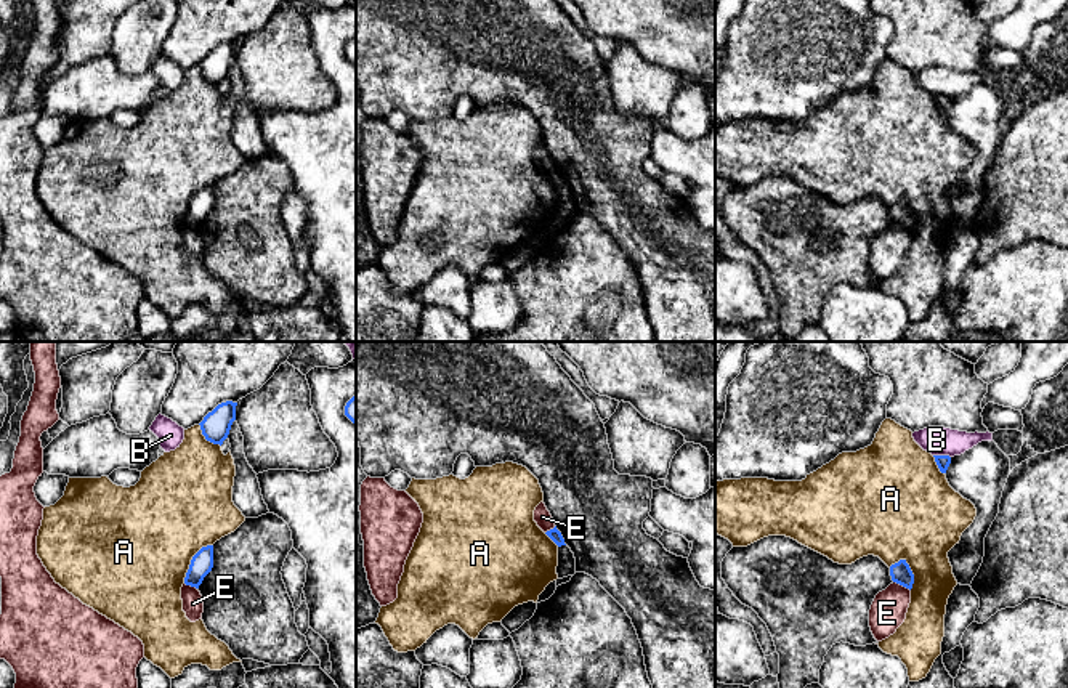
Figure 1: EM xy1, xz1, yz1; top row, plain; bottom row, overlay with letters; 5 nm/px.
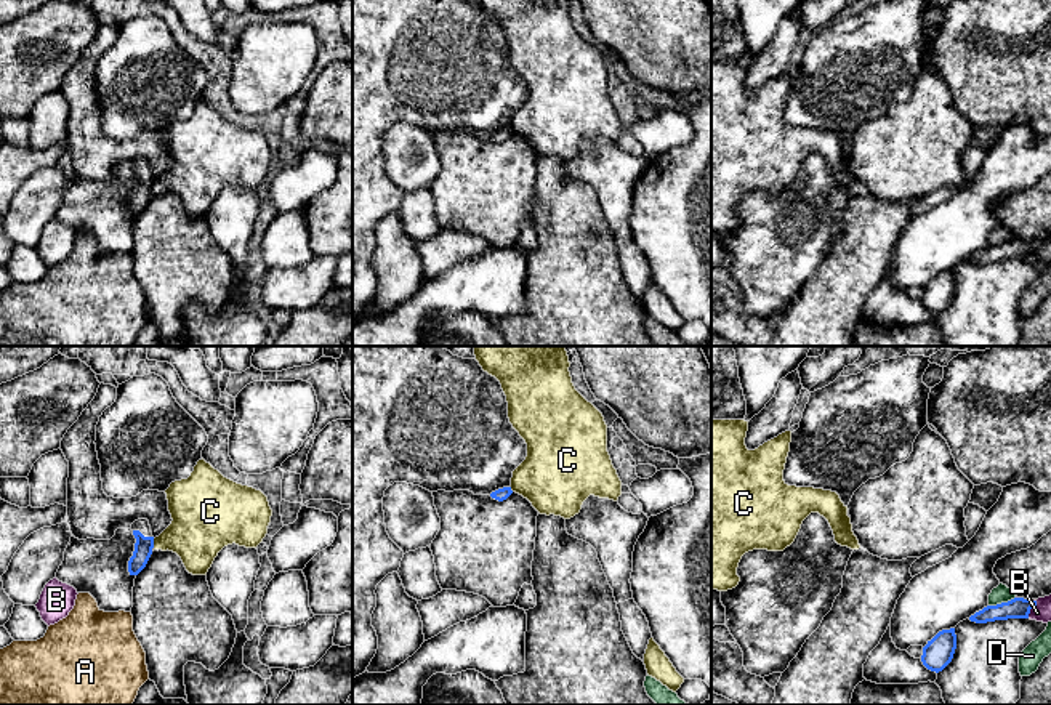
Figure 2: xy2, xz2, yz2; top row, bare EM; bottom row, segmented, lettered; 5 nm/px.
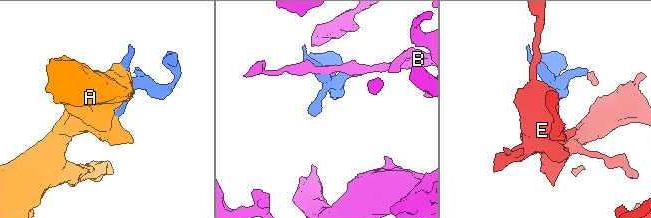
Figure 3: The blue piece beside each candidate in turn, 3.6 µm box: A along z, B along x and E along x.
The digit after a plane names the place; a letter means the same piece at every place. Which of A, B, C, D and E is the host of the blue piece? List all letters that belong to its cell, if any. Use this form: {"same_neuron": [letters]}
{"same_neuron": []}

